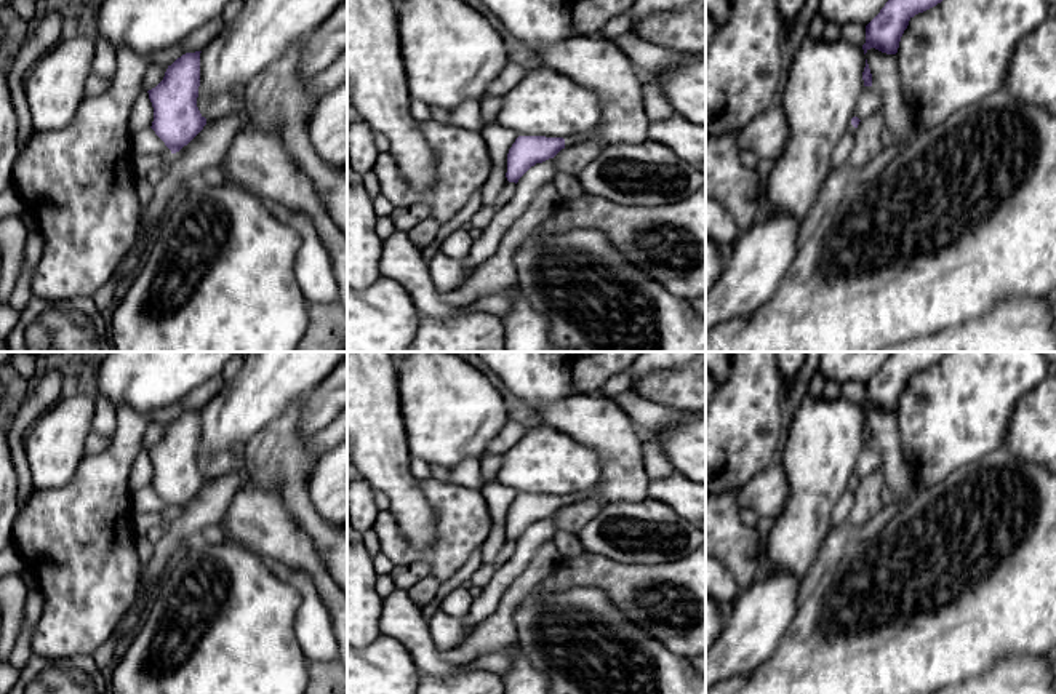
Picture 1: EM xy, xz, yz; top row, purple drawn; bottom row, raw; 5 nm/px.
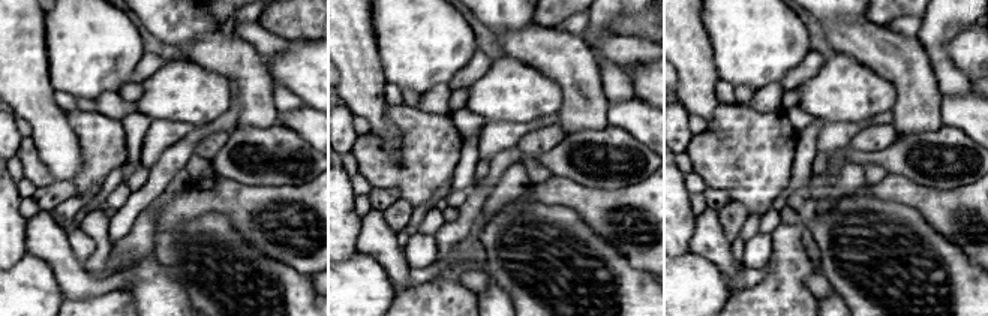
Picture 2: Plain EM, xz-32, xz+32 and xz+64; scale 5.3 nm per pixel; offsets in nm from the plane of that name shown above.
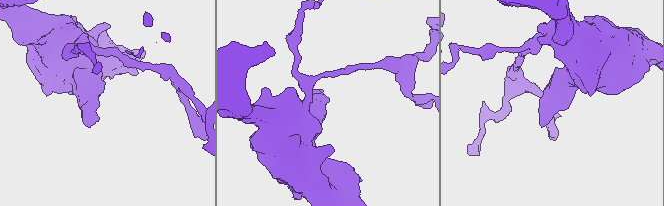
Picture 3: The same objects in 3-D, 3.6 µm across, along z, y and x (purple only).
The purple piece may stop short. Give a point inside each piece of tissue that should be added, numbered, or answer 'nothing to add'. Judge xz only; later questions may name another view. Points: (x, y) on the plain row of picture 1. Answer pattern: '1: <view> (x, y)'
1: xz (573, 498)

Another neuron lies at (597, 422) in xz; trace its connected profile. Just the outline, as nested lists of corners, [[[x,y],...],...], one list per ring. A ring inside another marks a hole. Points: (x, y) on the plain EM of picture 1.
[[[576,393],[536,409],[542,425],[594,449],[600,461],[600,502],[648,497],[642,432],[613,400]]]

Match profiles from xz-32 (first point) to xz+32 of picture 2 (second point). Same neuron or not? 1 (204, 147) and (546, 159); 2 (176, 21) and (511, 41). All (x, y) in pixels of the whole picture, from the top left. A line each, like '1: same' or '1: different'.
1: different
2: different

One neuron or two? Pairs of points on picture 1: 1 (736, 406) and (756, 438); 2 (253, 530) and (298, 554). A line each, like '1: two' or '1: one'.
1: one
2: one

